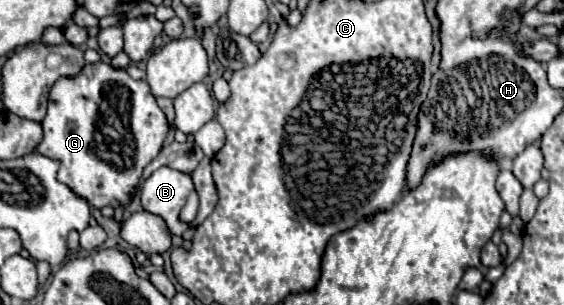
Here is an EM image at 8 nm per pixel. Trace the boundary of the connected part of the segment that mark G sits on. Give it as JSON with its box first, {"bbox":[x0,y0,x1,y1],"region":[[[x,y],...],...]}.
{"bbox":[34,61,170,207],"region":[[[98,61],[86,65],[74,79],[62,77],[48,95],[46,117],[42,119],[42,141],[34,149],[38,155],[58,159],[58,179],[68,185],[78,197],[86,199],[92,207],[100,205],[130,205],[136,187],[142,181],[144,167],[160,153],[170,125],[156,99],[150,95],[146,81],[132,79],[124,69],[116,69],[110,63]]]}

